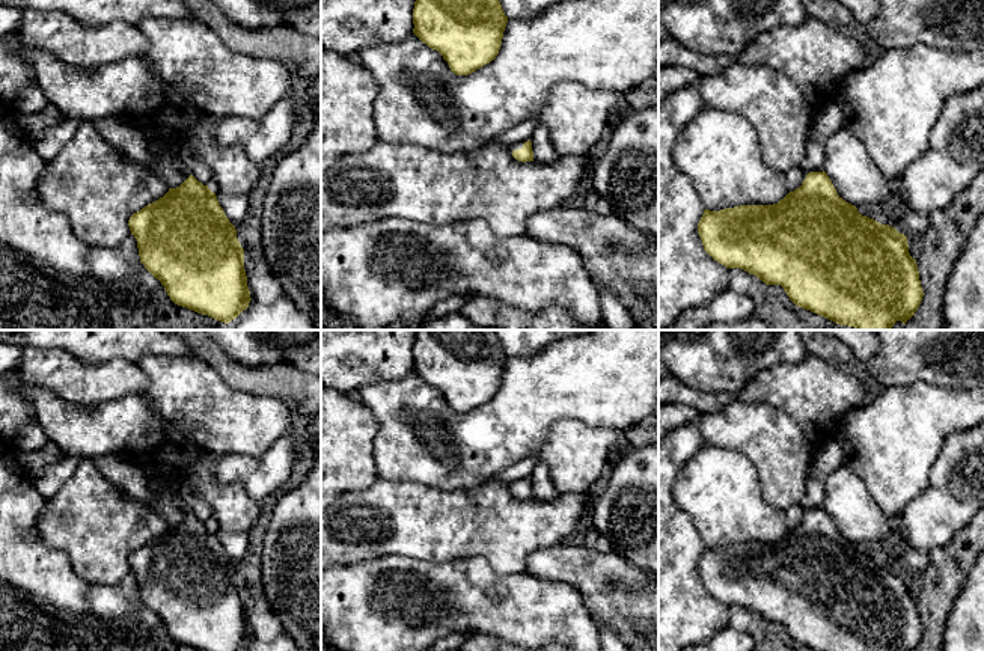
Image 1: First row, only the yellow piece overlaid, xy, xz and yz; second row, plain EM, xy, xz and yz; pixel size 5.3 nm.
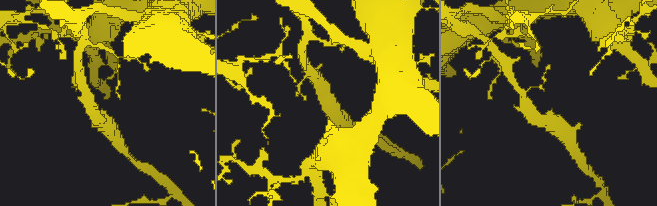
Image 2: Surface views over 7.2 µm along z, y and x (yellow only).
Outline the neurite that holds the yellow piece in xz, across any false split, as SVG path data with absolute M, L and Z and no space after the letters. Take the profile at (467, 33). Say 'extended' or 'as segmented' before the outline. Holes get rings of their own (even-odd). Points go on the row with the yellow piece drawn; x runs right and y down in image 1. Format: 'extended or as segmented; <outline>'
as segmented; M416 0L413 33L437 50L457 75L469 75L499 54L508 23L499 0Z

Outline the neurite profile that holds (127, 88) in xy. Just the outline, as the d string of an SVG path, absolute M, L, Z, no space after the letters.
M33 50L29 54L29 62L48 104L56 105L63 118L87 122L105 118L134 118L139 125L160 130L163 139L173 140L178 151L184 142L193 142L196 146L194 157L211 169L218 191L247 197L256 185L261 176L261 164L250 160L240 146L215 145L215 128L223 118L194 107L170 84L158 80L143 59L127 57L96 69L78 69L47 51Z

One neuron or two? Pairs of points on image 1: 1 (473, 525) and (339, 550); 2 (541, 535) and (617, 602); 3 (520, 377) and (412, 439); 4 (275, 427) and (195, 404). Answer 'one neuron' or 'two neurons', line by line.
1: one neuron
2: two neurons
3: one neuron
4: one neuron

